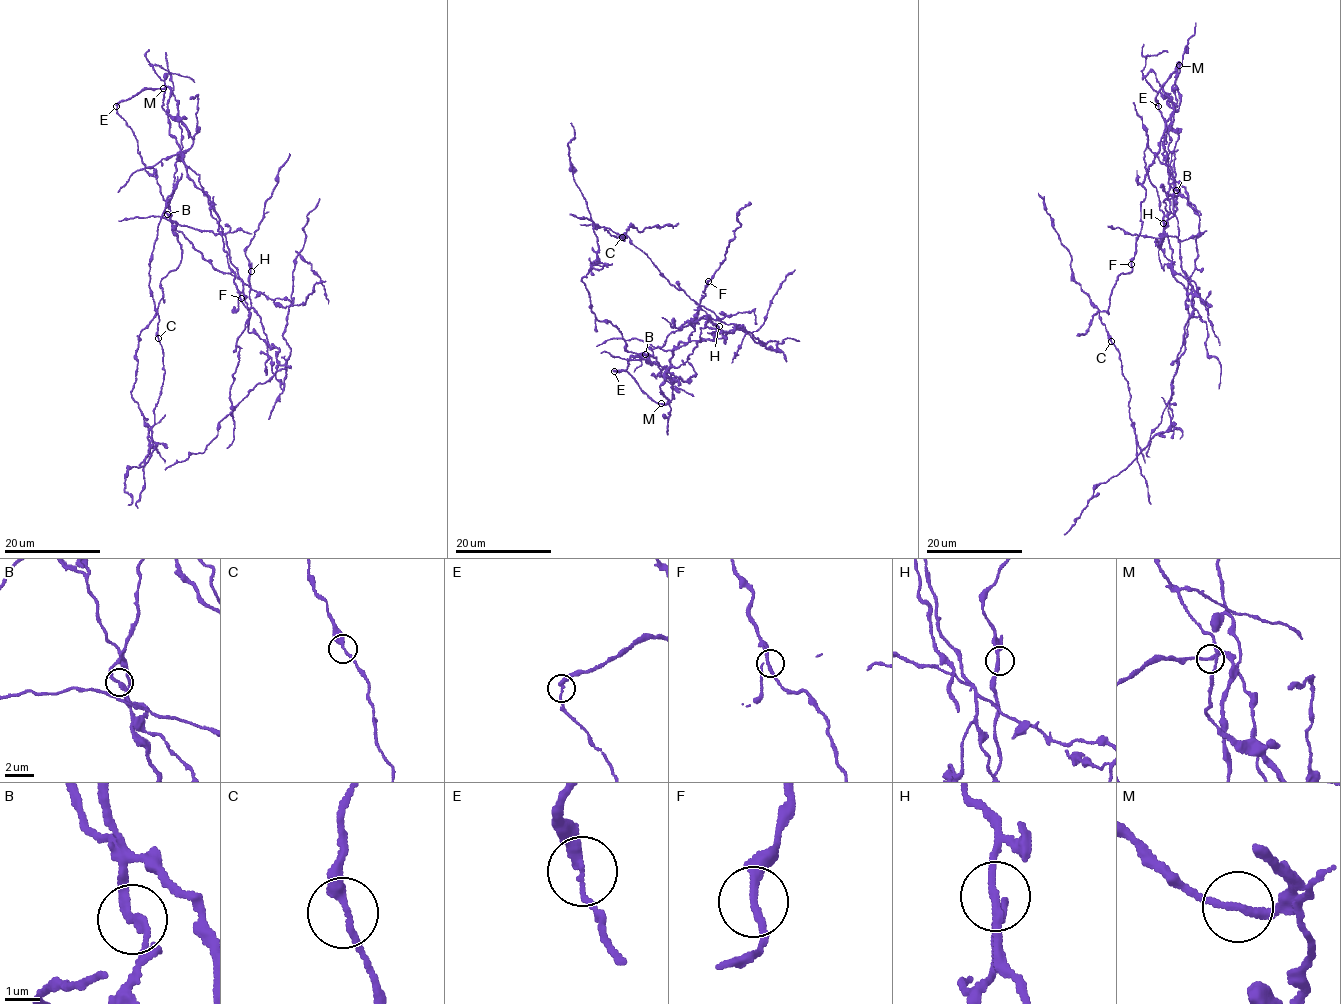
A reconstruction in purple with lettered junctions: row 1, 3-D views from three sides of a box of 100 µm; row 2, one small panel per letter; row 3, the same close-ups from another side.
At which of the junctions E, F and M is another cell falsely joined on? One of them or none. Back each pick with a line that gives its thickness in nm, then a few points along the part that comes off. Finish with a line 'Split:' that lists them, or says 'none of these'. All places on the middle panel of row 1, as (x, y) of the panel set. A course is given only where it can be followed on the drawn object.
E: 240 nm | (614, 370), (651, 362), (592, 310), (593, 228), (623, 241), (679, 223)
Split: E

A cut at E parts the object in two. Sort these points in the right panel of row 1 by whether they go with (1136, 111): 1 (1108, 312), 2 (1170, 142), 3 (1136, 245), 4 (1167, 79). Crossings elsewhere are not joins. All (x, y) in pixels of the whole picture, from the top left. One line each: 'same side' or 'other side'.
1: other side
2: same side
3: other side
4: other side

